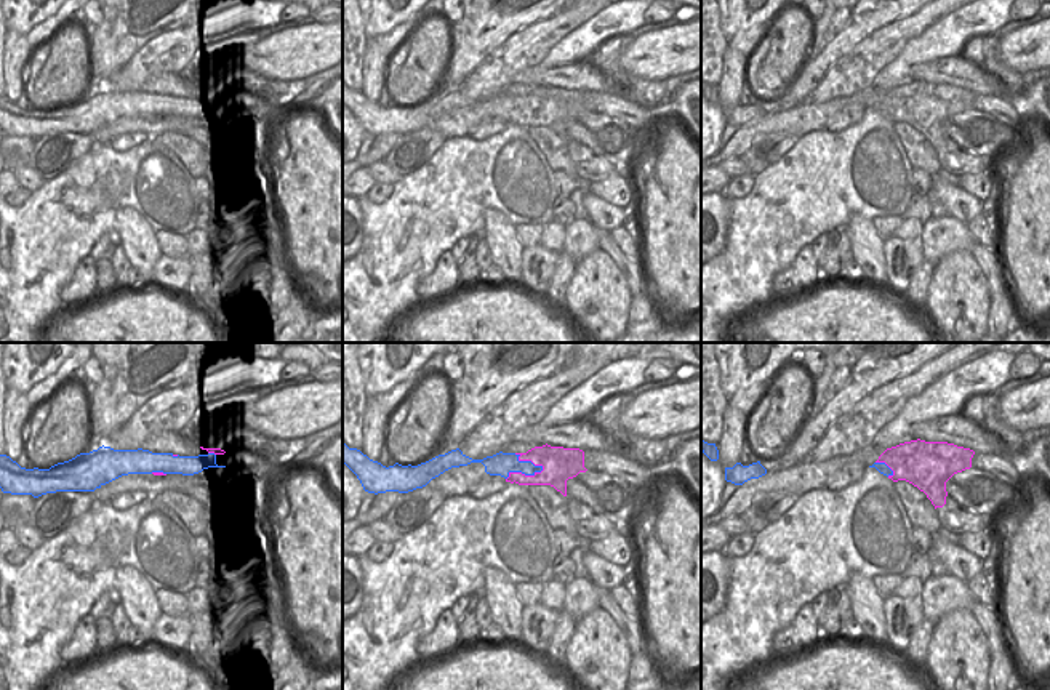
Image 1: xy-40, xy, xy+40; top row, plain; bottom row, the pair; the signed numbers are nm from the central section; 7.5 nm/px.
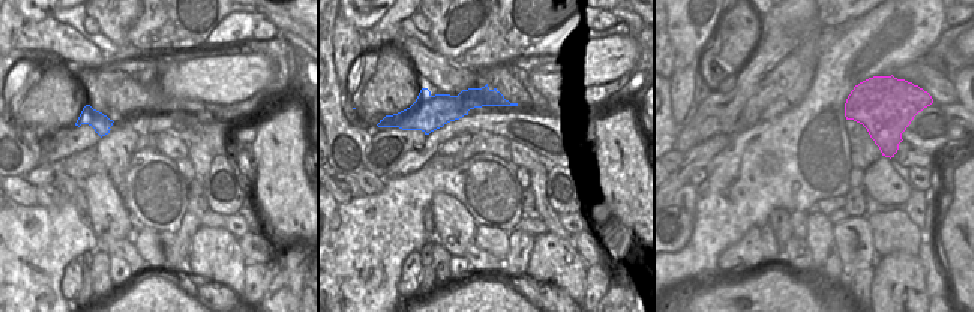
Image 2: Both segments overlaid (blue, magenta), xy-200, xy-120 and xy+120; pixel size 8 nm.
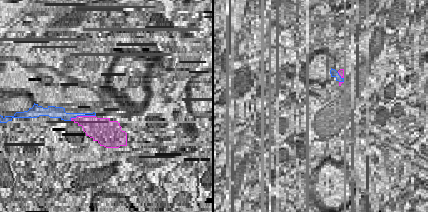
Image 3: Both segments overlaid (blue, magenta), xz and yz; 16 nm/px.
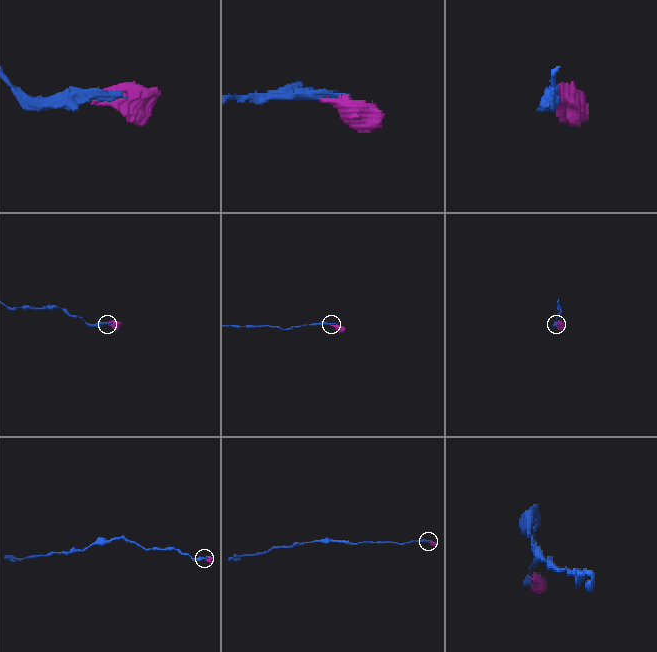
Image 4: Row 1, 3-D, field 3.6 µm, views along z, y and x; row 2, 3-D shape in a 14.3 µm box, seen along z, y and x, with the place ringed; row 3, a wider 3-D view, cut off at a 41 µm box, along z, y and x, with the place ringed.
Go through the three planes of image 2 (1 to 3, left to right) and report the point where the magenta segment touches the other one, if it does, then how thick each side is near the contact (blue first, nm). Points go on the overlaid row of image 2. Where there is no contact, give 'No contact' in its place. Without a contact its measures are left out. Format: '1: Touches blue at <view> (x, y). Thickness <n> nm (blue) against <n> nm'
1: No contact
2: No contact
3: No contact.

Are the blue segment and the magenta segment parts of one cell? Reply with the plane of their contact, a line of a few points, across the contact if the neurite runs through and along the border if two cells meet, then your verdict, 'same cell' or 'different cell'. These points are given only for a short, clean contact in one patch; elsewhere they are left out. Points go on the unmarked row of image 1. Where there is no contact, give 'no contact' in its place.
xy | different cell

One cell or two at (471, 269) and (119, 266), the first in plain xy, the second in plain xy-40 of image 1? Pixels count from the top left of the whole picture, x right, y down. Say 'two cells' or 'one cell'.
two cells

